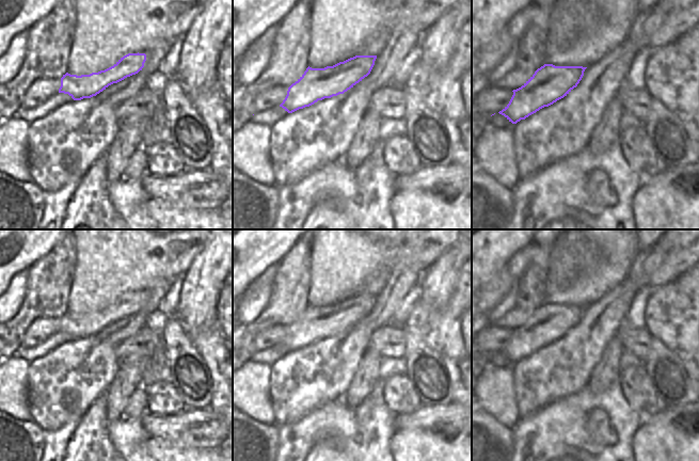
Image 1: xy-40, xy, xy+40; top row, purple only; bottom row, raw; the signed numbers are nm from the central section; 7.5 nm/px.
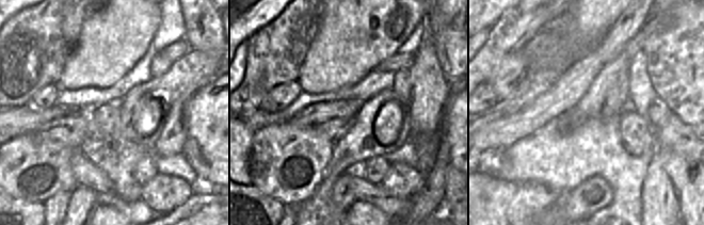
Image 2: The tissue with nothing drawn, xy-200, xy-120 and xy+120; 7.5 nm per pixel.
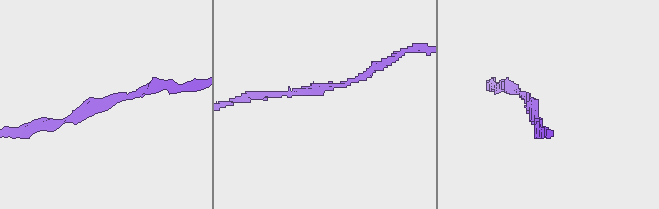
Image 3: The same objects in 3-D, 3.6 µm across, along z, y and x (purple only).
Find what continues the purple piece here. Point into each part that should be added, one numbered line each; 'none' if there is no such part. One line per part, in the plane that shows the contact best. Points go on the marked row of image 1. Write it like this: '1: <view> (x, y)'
none

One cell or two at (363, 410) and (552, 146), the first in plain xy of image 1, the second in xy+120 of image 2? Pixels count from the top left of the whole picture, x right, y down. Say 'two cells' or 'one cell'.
two cells

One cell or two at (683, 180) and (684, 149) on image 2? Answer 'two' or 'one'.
two

